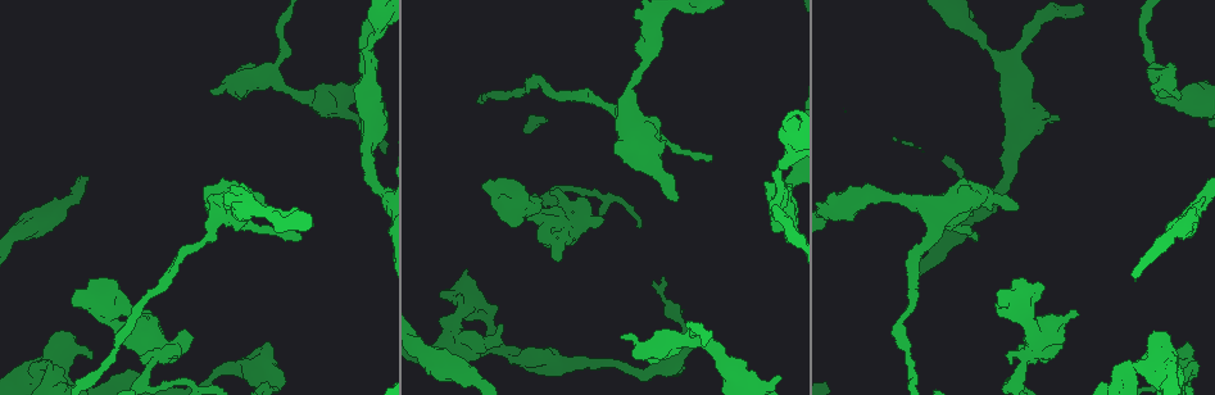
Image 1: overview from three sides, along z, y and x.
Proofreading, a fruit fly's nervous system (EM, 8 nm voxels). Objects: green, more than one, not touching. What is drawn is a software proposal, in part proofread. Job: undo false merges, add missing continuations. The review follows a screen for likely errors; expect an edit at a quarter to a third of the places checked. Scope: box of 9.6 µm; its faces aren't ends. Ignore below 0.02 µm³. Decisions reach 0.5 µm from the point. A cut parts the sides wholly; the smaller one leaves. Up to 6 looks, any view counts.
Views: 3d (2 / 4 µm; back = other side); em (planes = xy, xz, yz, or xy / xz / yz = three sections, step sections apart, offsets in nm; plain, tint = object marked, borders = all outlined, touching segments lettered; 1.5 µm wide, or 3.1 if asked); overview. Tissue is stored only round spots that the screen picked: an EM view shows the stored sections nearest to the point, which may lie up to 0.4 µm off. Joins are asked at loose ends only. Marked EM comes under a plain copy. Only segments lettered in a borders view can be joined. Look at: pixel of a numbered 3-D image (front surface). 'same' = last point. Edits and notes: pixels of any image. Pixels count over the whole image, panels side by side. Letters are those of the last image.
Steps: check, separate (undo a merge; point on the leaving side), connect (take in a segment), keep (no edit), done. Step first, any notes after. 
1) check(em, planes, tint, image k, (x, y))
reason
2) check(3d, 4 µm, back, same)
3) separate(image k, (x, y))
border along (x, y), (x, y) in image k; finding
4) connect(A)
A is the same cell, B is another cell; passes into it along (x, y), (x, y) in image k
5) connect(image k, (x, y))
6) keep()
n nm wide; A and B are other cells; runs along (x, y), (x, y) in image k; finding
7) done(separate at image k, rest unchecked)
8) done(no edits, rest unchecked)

check(3d, 4 µm, image 1, (674, 200))
an open end

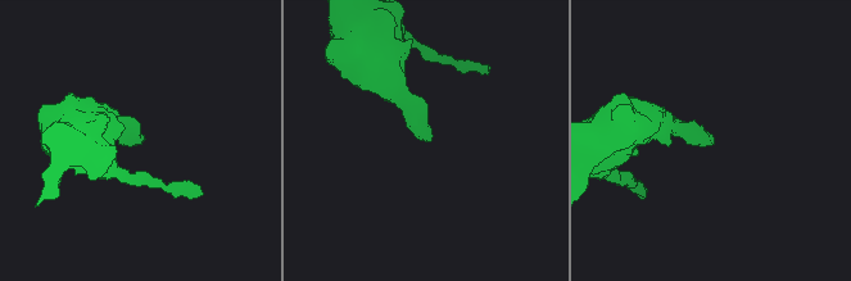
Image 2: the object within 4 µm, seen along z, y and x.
check(em, planes, borders, image 2, (428, 141))
now the EM

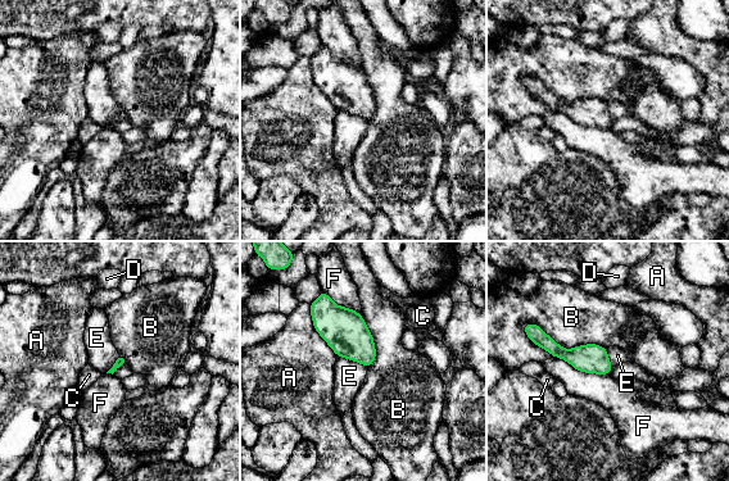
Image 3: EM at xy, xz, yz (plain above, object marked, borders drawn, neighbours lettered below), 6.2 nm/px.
keep()
A, B, C, D, E and F are other cells; border along (338, 355), (360, 362), (367, 368) in image 3; no lettered segment goes on from it

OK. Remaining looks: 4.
check(em, planes, borders, image 1, (1058, 121))
thick end

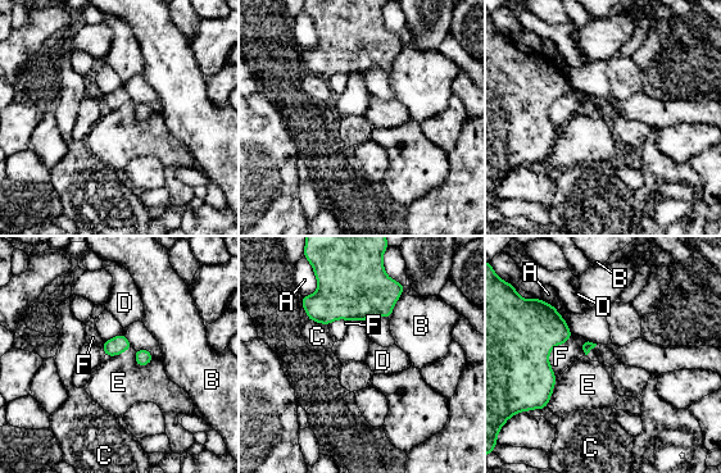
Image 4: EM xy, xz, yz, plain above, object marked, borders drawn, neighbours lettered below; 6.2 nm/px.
keep()
A, B, C, D, E and F are other cells; border along (134, 350), (139, 365), (153, 358) in image 4; none of them fits

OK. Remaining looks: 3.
check(em, planes, borders, image 1, (778, 379))
an open end

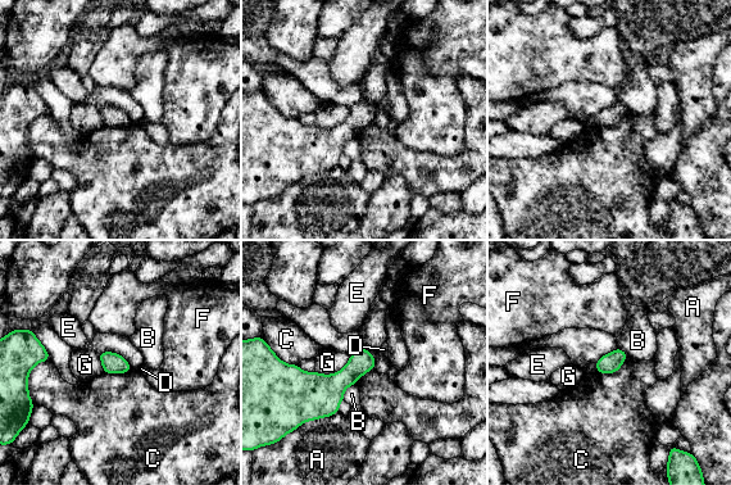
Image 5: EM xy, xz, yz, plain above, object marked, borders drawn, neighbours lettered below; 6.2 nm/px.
keep()
A, B, C, D, E, F and G are other cells; border along (627, 357), (614, 372), (596, 372) in image 5; none of them fits

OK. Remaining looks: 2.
done(no edits, rest unchecked)

